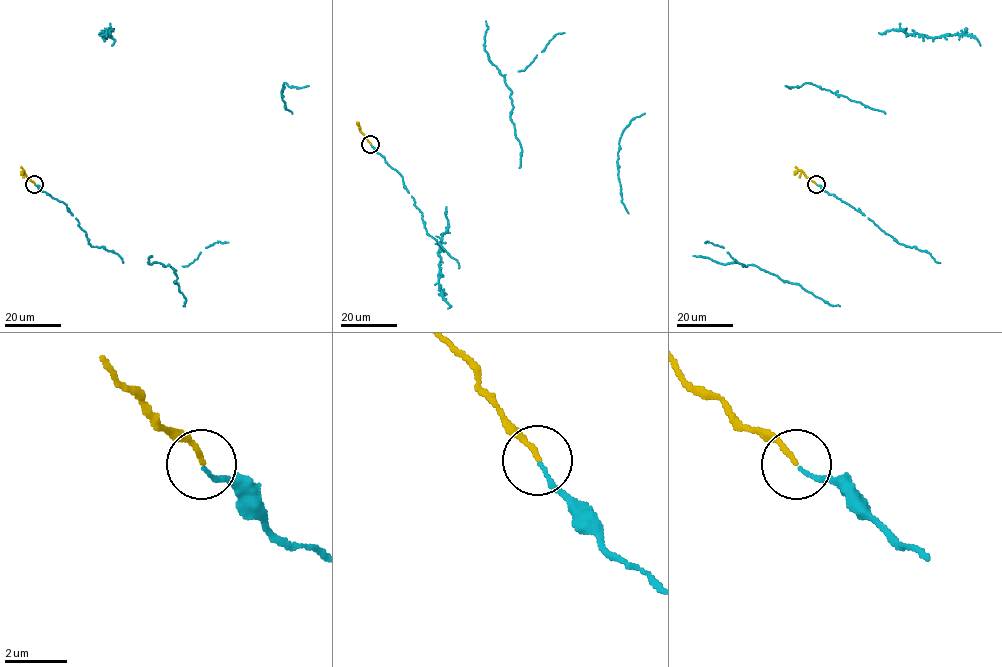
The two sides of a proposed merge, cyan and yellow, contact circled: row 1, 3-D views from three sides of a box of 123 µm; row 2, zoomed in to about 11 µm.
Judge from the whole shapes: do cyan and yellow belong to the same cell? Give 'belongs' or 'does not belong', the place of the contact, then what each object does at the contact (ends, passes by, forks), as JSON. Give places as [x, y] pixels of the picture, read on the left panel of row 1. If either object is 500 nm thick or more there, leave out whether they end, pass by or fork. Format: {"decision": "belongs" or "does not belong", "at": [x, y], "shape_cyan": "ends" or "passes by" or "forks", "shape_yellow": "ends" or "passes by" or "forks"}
{"decision": "belongs", "at": [34, 184], "shape_cyan": "ends", "shape_yellow": "ends"}

